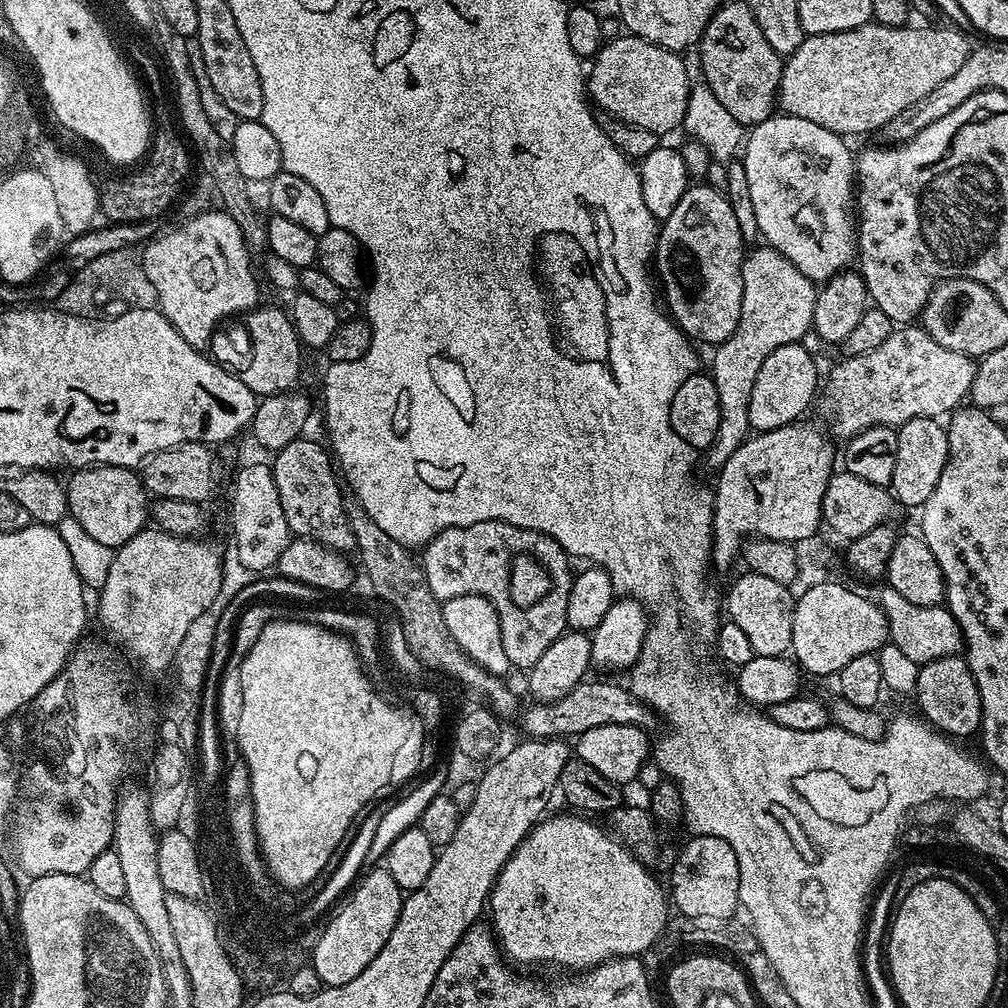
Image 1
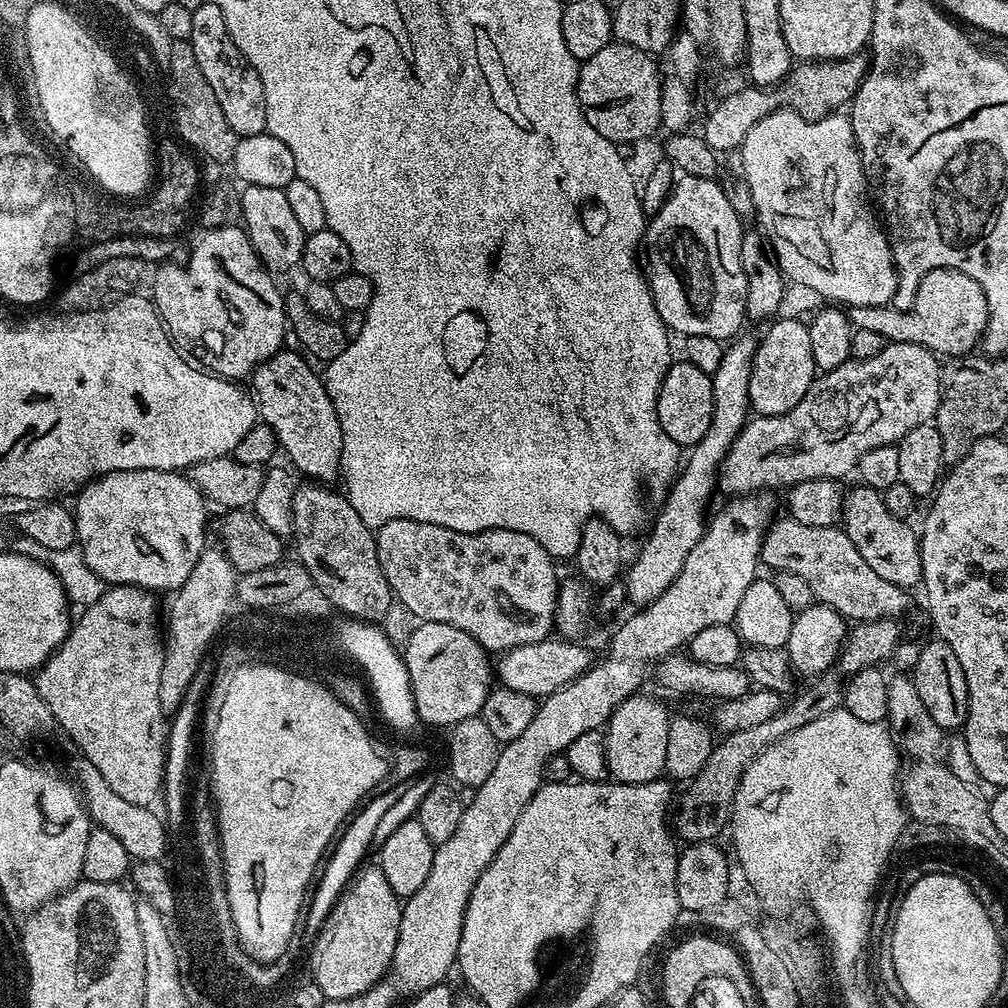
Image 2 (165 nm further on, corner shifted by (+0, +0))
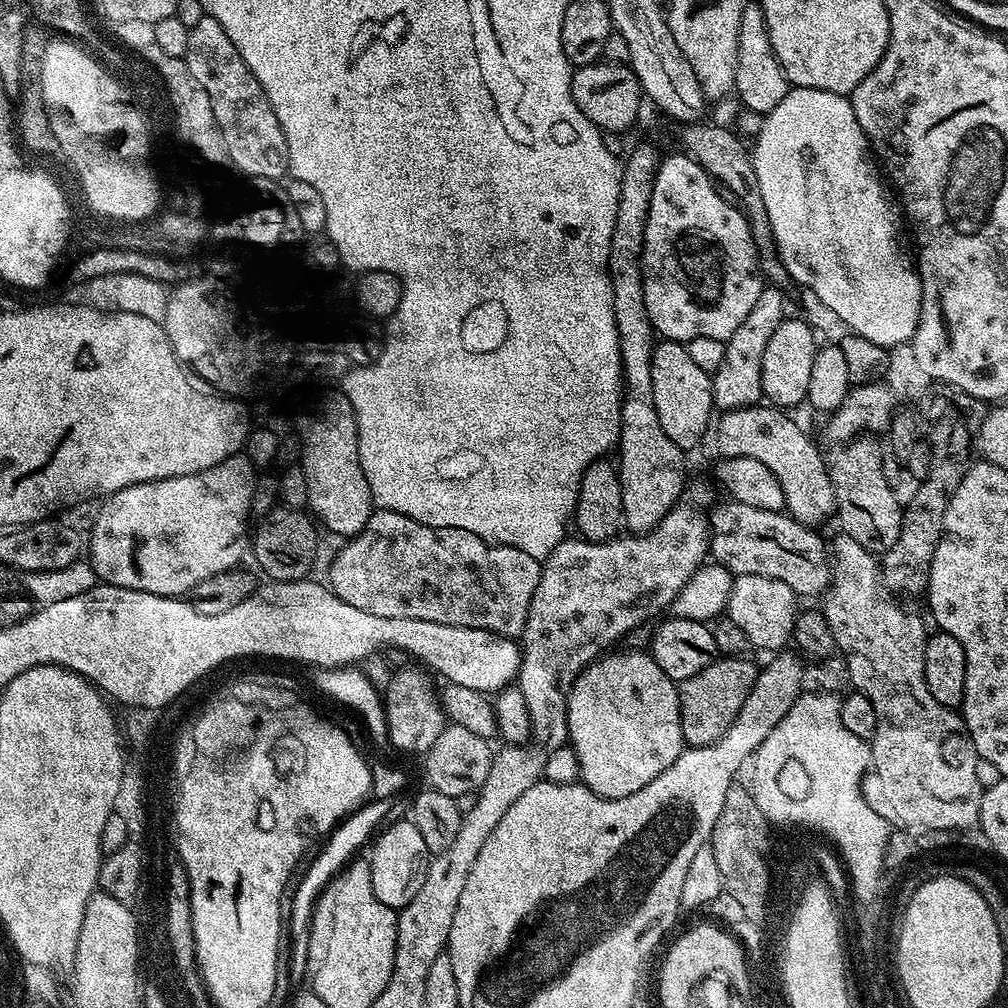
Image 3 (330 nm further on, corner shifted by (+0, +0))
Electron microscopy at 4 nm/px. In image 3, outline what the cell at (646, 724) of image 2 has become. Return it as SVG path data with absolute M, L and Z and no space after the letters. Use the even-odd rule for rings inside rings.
M647 651L615 652L593 660L573 682L568 694L568 739L576 751L580 780L585 788L603 800L626 798L634 794L634 790L642 790L646 782L654 782L686 747L682 738L677 681L671 680Z

